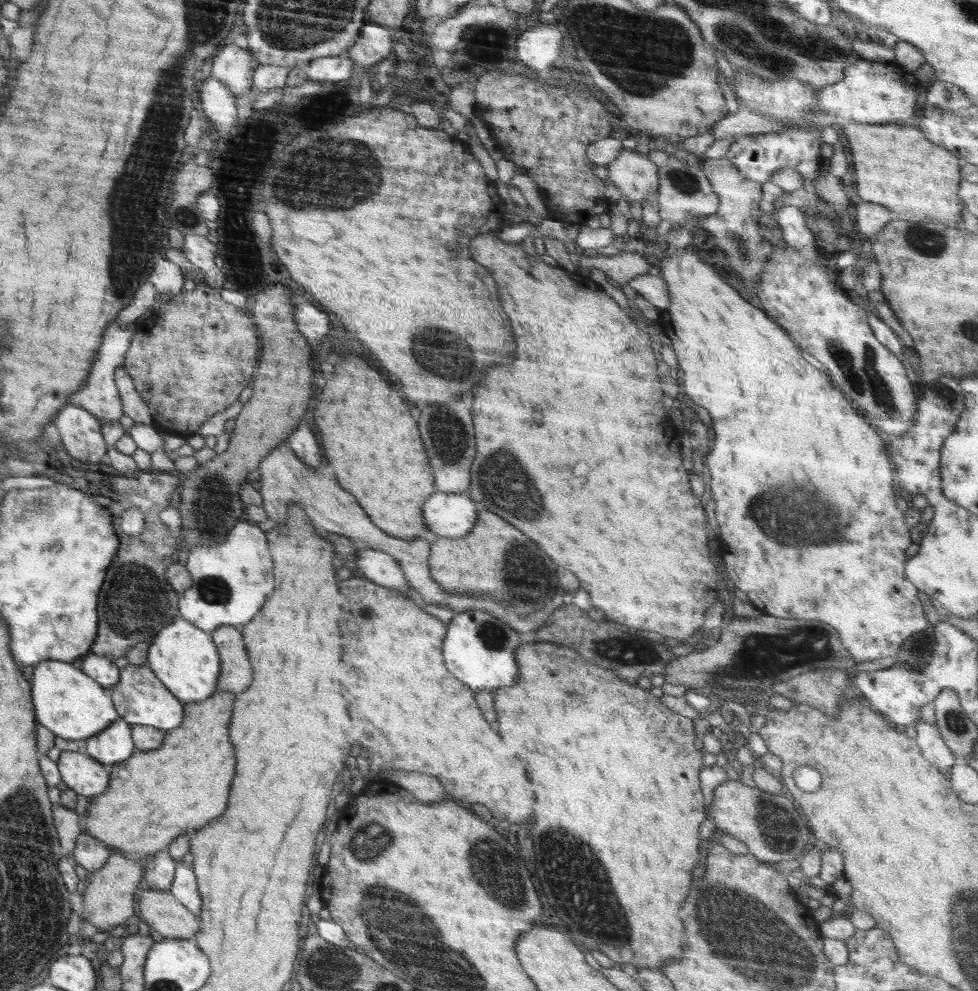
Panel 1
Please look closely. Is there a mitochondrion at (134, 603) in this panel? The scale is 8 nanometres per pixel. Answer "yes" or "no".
yes

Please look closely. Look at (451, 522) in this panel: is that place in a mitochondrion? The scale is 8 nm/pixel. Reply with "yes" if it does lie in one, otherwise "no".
no

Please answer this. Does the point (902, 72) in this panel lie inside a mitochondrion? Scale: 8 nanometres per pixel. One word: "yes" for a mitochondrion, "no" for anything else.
no

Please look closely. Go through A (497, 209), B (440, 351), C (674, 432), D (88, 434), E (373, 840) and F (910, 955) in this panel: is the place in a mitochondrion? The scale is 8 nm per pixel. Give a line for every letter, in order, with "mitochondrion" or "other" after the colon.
A: other
B: mitochondrion
C: other
D: other
E: mitochondrion
F: other

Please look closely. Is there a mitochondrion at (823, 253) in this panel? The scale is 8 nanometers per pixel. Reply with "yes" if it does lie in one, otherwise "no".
no

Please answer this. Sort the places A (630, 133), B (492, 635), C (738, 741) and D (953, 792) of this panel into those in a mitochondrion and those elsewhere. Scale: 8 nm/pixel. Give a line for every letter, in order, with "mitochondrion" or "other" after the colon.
A: other
B: mitochondrion
C: other
D: other

